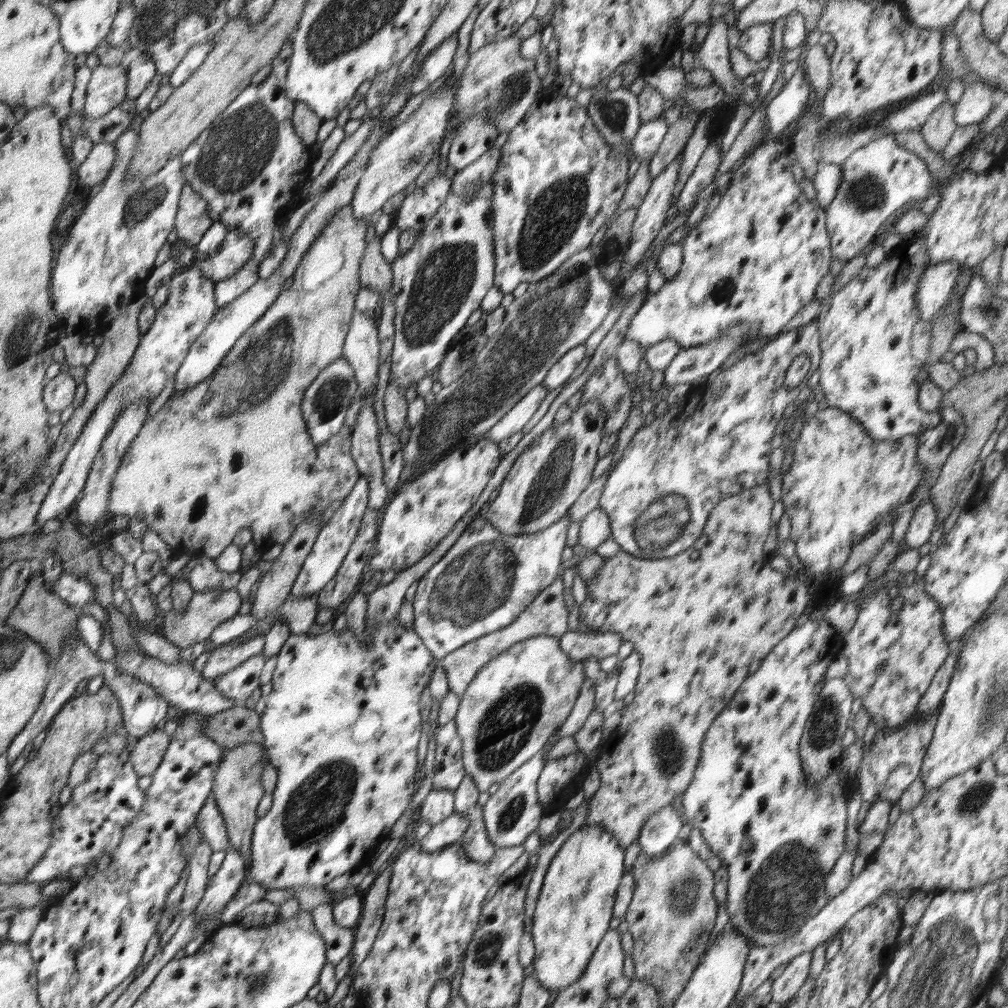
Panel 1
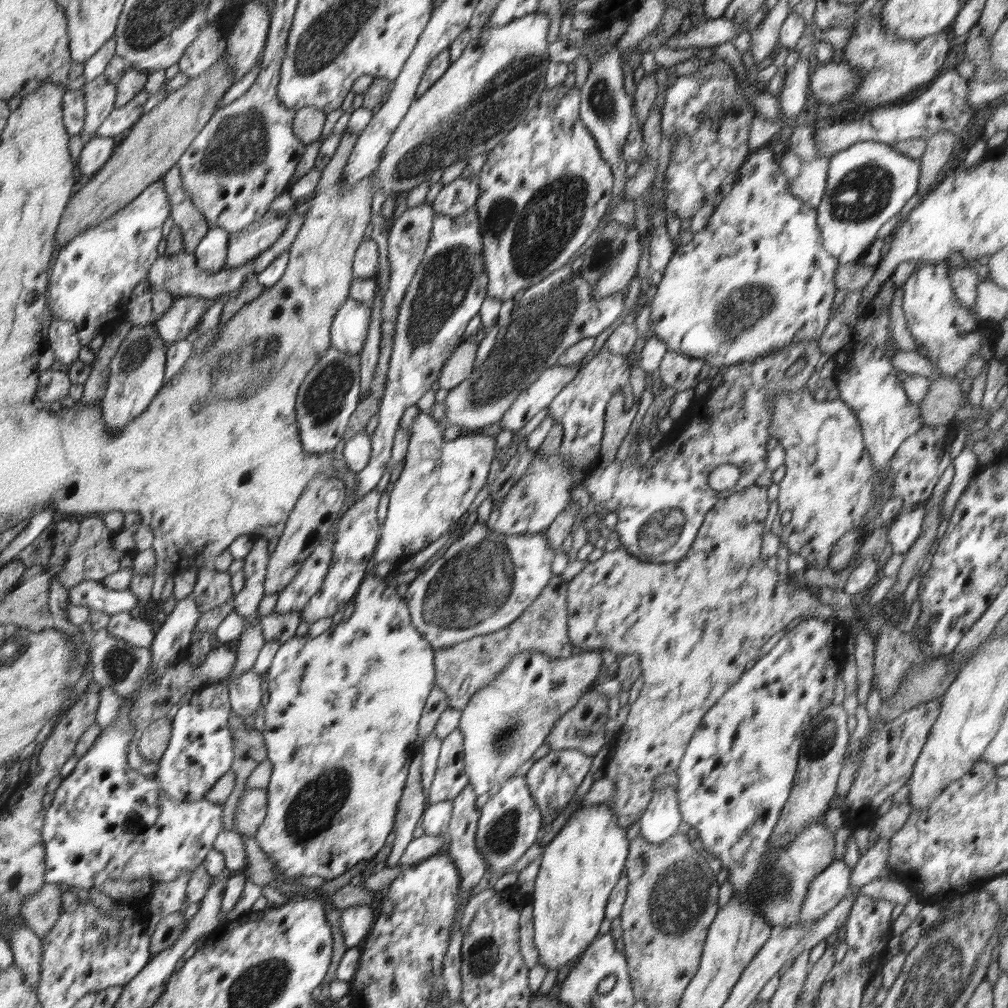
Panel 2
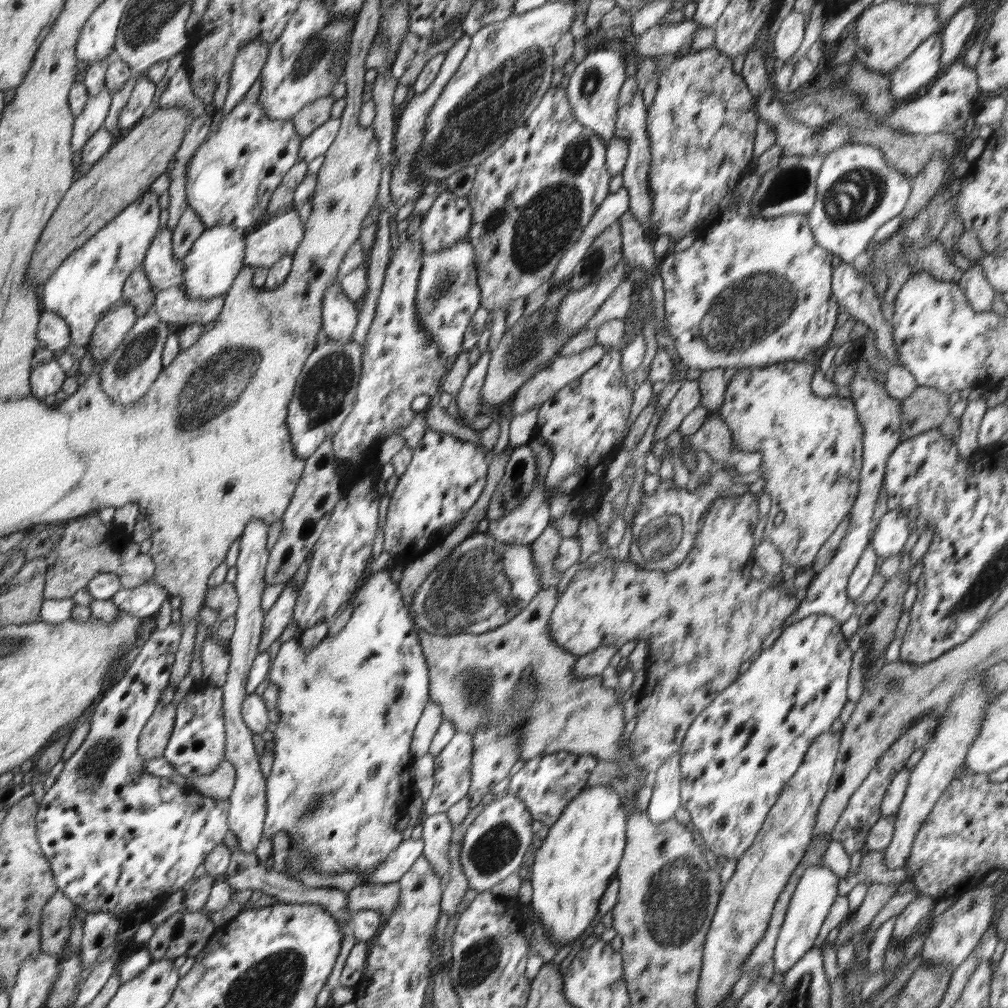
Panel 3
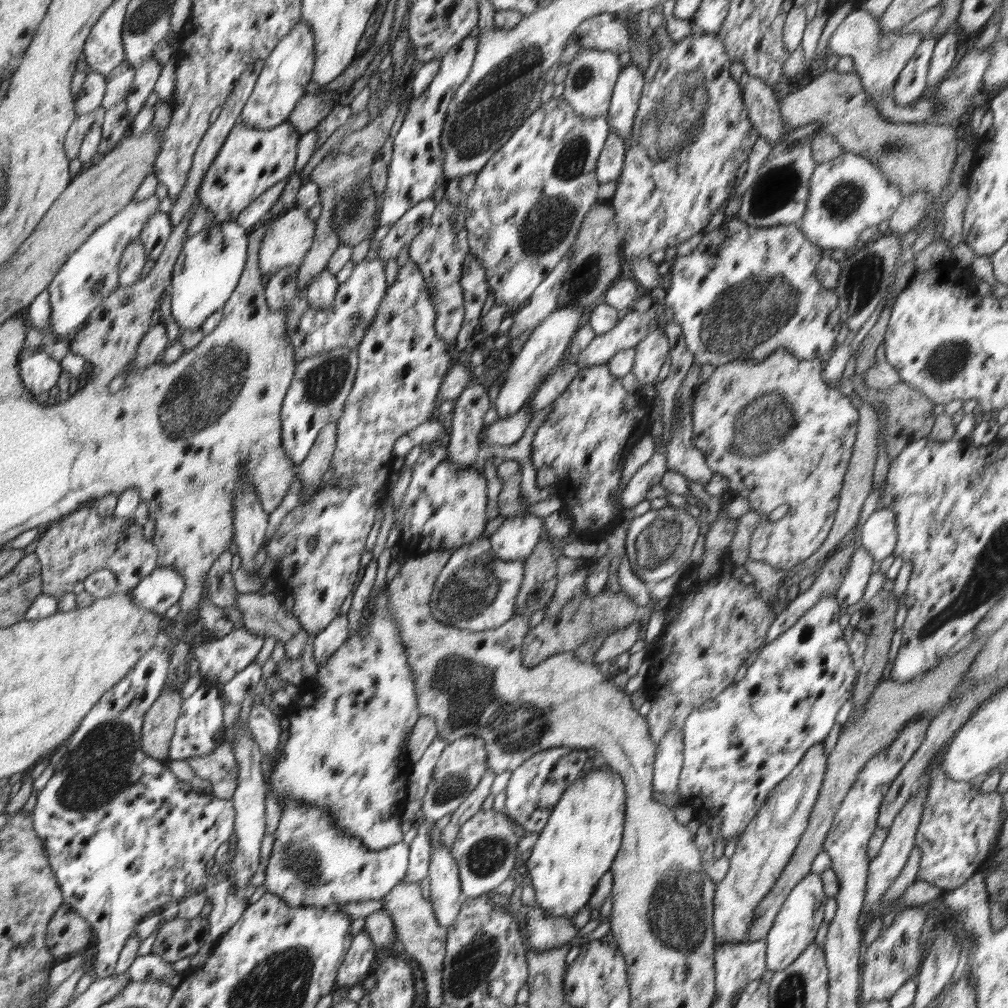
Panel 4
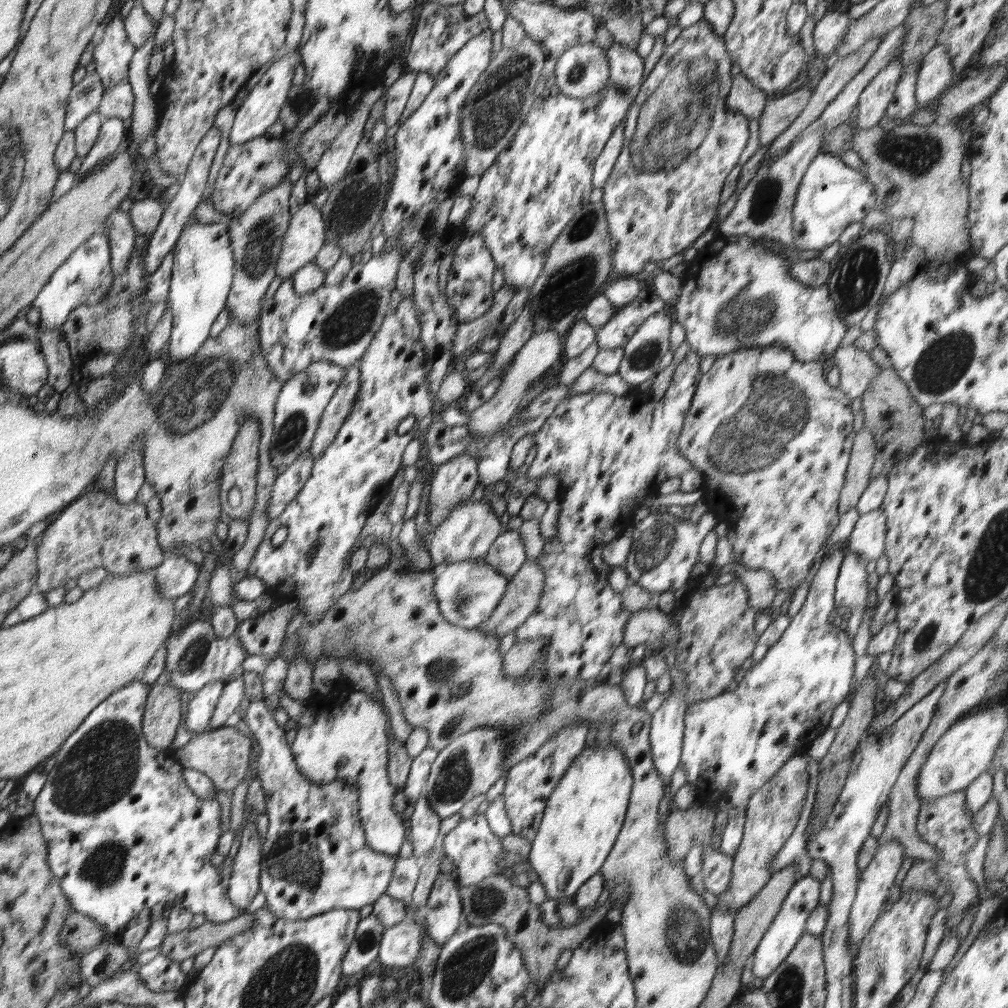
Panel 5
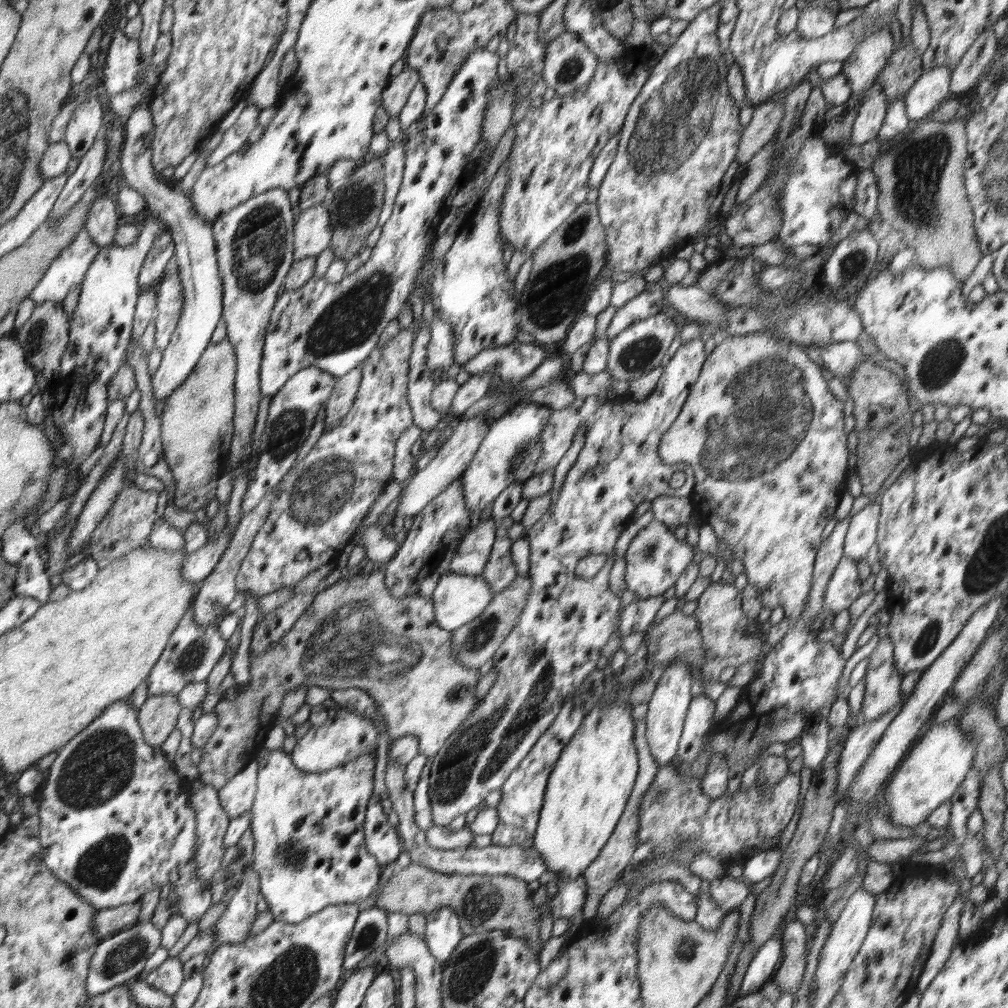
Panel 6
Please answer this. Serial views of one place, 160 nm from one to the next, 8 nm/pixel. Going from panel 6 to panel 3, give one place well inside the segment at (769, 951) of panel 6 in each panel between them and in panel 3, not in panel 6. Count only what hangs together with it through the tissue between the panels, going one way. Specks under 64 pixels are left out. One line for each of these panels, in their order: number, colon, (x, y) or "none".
3: (817, 890)
4: (795, 926)
5: (788, 926)

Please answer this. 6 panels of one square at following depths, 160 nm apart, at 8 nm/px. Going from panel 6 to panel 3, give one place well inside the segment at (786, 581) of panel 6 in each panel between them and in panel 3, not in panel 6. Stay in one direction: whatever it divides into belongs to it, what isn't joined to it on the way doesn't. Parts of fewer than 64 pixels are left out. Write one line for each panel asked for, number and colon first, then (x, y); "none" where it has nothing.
3: (812, 447)
4: (780, 435)
5: (773, 441)

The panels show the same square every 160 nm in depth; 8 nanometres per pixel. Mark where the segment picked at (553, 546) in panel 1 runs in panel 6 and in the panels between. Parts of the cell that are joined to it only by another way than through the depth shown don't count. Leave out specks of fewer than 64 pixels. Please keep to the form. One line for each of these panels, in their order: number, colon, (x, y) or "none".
2: (486, 579)
3: (483, 583)
4: (475, 591)
5: (467, 592)
6: (458, 598)

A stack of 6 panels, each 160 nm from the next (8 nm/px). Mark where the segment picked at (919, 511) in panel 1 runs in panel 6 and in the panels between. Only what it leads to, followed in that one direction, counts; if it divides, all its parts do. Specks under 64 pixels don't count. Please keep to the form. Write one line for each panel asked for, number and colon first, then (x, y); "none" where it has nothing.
2: (904, 531)
3: (892, 531)
4: (878, 536)
5: (867, 538)
6: (861, 535)

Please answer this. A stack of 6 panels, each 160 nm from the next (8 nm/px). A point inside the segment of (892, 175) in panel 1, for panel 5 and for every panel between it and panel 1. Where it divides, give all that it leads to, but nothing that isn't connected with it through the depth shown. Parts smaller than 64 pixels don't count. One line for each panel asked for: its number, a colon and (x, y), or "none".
2: (868, 183)
3: (857, 190)
4: (847, 194)
5: (832, 195)

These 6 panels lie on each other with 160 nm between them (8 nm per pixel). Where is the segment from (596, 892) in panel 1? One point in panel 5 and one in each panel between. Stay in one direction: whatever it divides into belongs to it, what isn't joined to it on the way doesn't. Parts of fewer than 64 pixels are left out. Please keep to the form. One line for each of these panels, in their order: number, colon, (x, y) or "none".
2: (579, 868)
3: (575, 863)
4: (577, 846)
5: (584, 815)

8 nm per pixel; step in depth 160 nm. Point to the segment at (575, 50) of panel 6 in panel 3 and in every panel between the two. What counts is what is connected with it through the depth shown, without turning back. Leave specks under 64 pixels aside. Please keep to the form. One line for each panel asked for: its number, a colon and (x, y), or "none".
3: (593, 89)
4: (592, 74)
5: (582, 70)

